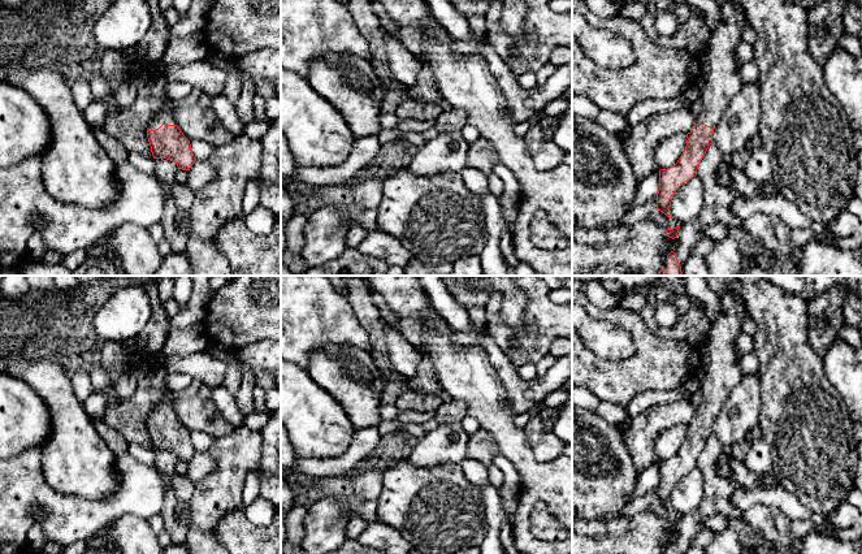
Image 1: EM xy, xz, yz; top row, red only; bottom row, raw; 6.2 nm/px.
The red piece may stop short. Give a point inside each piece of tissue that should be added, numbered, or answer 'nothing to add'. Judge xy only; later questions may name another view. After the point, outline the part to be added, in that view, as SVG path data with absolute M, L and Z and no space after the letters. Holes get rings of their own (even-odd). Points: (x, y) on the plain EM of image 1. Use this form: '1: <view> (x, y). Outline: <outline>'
1: xy (163, 406). Outline: M164 384L161 395L159 401L155 403L155 406L152 407L147 417L147 421L156 421L163 415L176 416L174 410L172 407L172 399L173 399L173 395L169 393L166 385Z

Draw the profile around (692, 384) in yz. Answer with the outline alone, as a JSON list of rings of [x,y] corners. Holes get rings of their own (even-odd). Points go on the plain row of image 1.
[[[694,369],[690,375],[688,375],[675,389],[686,394],[689,398],[699,393],[702,389],[702,381],[698,376],[698,369]]]

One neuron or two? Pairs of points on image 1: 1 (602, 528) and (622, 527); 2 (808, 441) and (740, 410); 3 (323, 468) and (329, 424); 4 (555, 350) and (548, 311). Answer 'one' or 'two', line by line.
1: one
2: two
3: two
4: two

